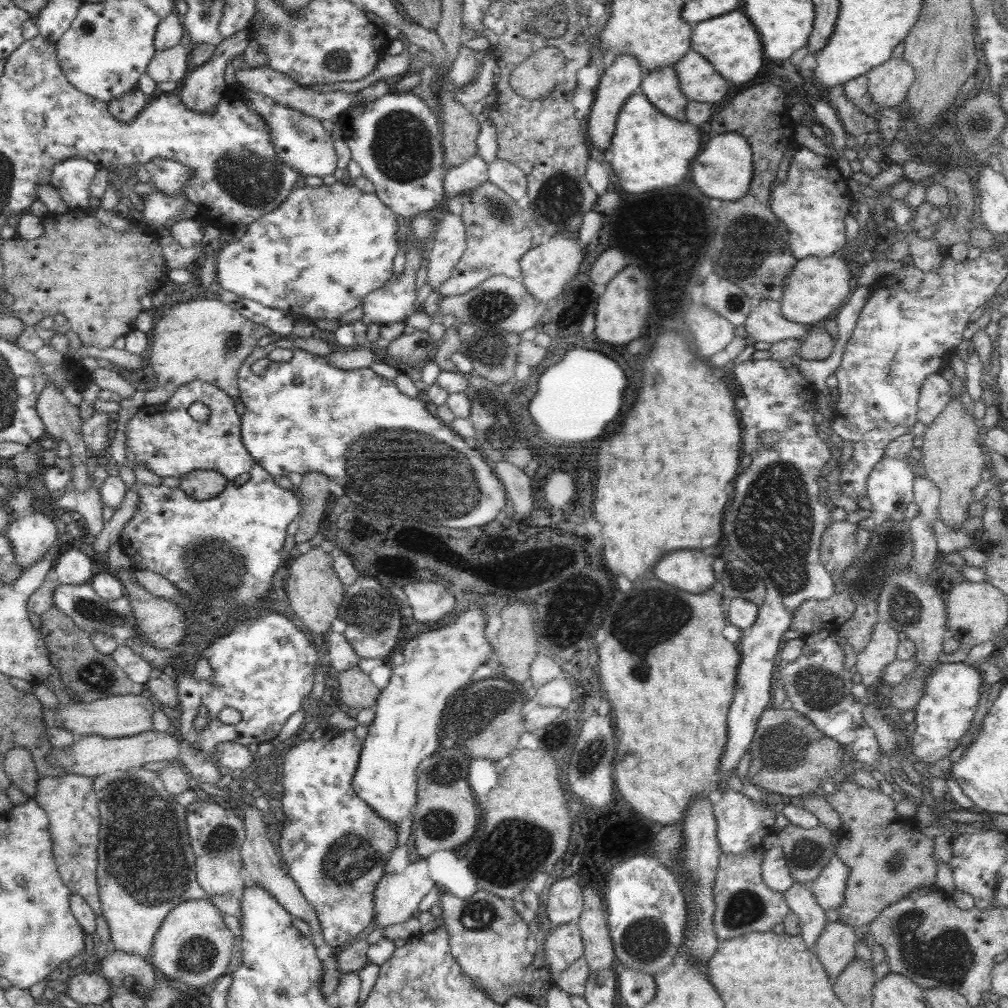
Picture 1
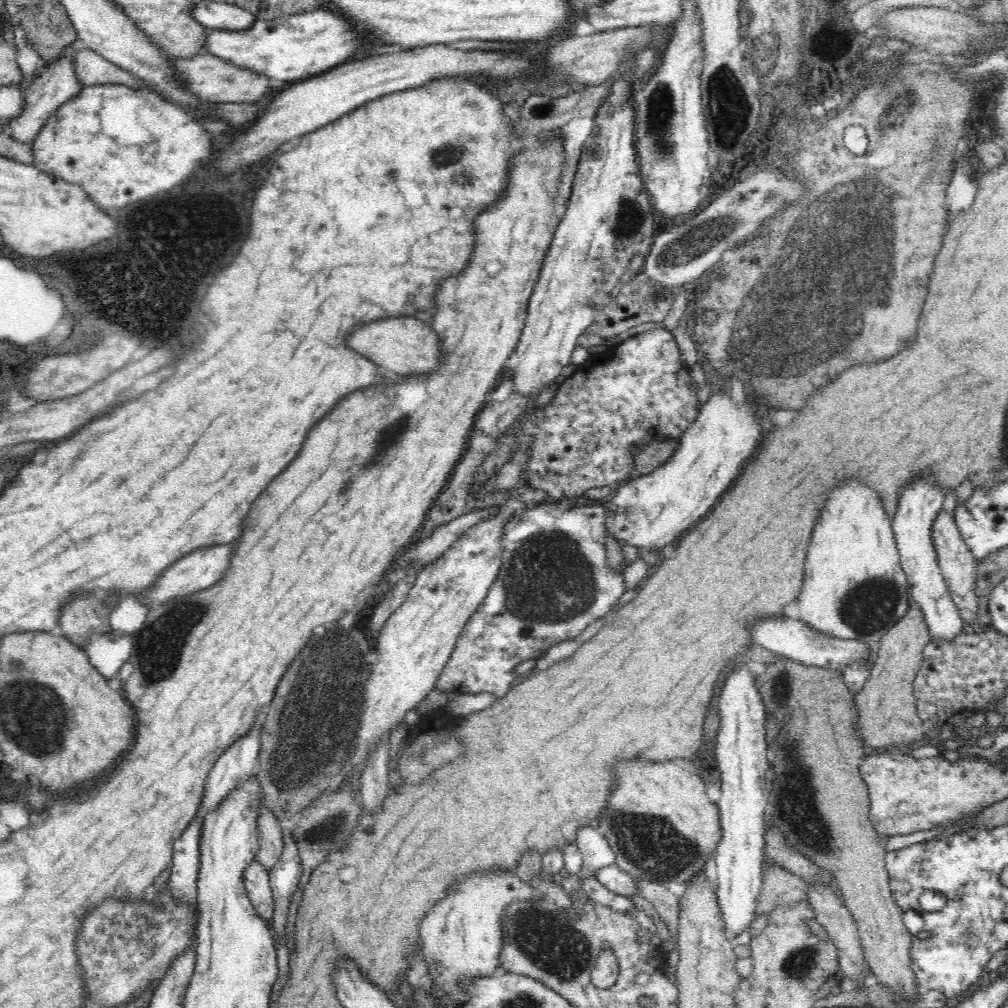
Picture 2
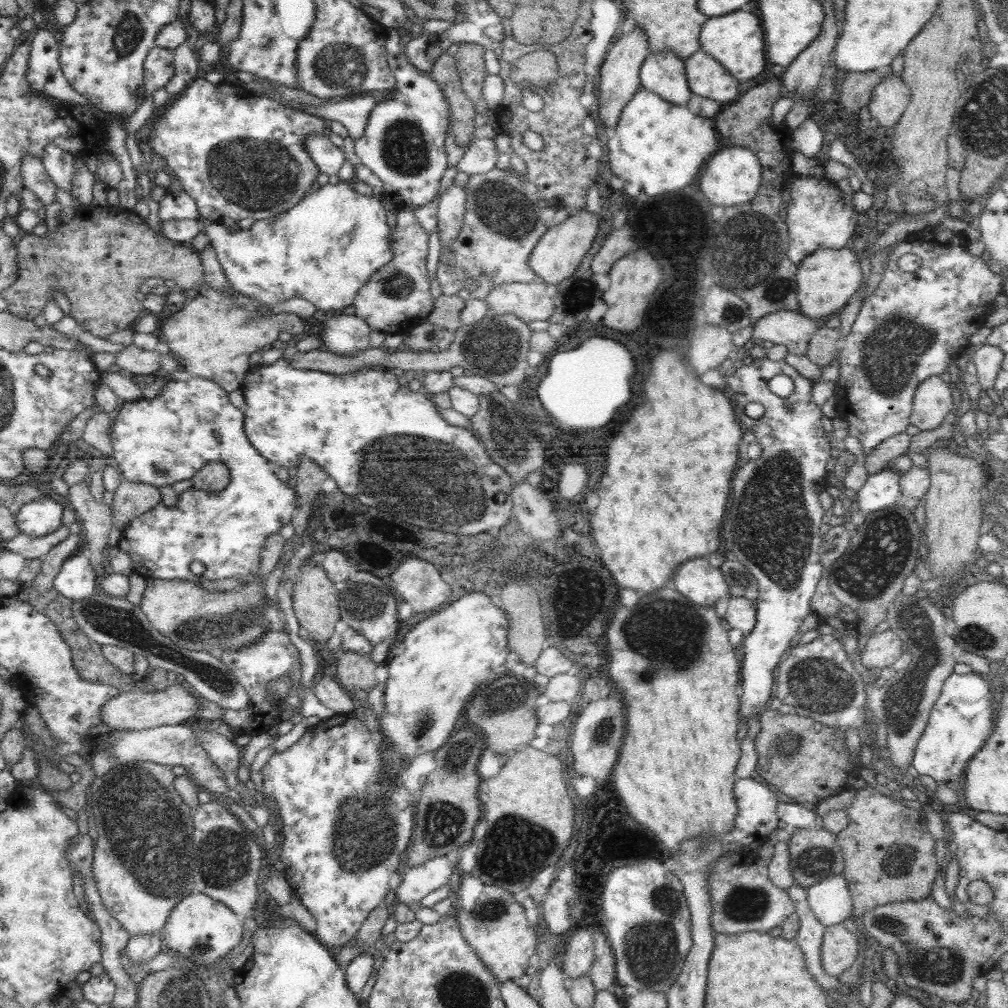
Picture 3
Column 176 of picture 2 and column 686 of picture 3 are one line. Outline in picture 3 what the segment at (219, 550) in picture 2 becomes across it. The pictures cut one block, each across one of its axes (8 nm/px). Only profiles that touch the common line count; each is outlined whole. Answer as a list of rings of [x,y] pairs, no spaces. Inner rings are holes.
[[[693,558],[674,571],[671,586],[700,606],[712,607],[720,599],[732,596],[724,575],[710,565],[708,558]]]

